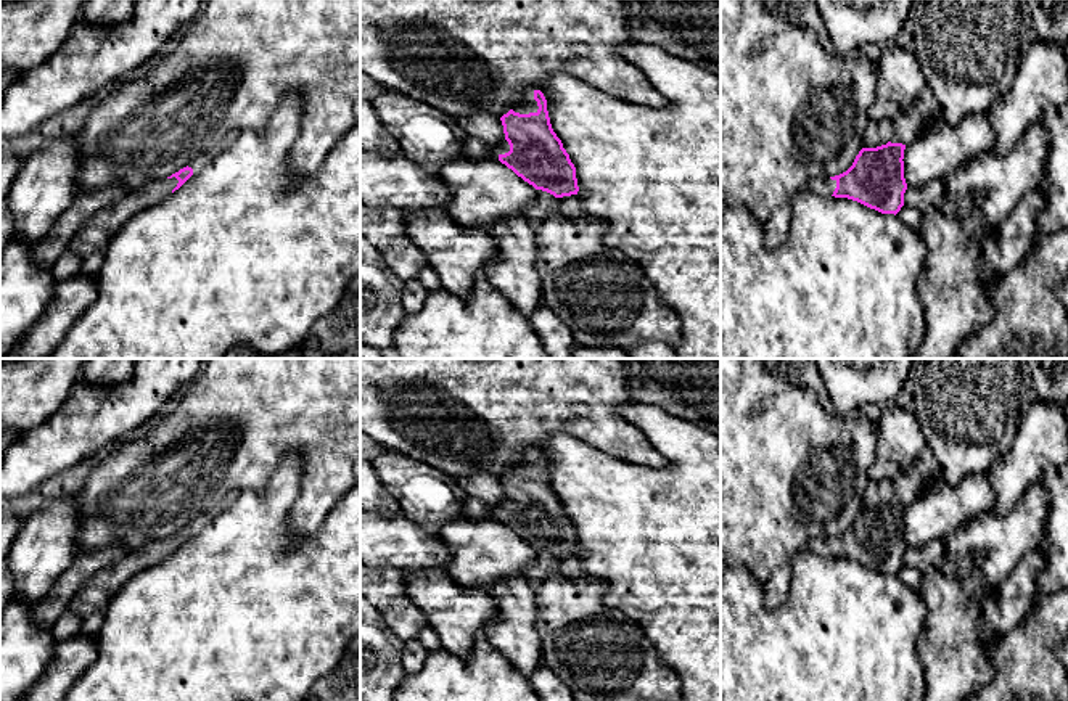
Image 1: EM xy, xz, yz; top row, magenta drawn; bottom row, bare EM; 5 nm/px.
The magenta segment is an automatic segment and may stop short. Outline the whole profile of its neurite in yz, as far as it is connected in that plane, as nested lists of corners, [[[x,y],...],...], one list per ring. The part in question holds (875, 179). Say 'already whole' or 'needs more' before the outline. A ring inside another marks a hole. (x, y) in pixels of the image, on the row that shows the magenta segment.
needs more; [[[902,143],[862,148],[852,166],[830,178],[814,178],[807,188],[820,196],[848,198],[881,214],[898,214],[904,206]]]

